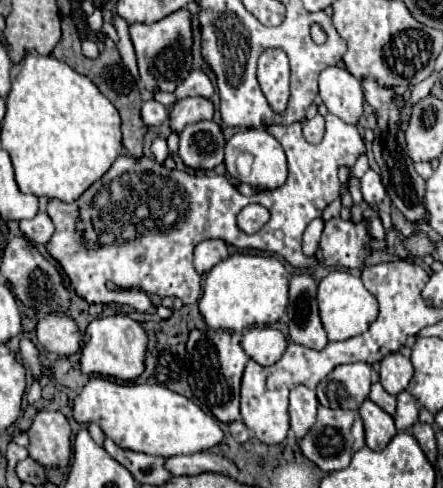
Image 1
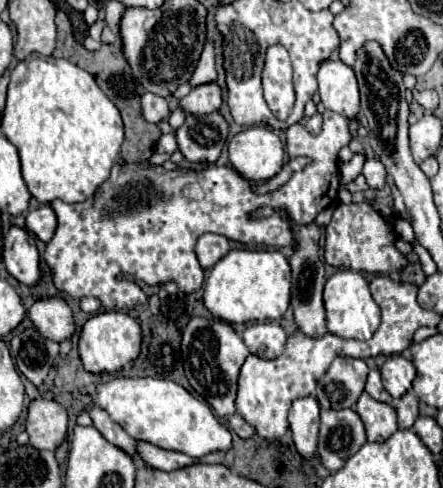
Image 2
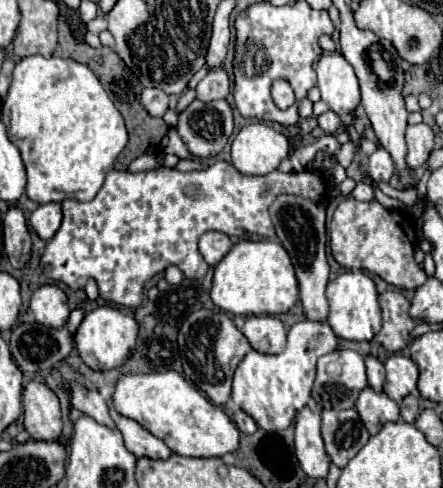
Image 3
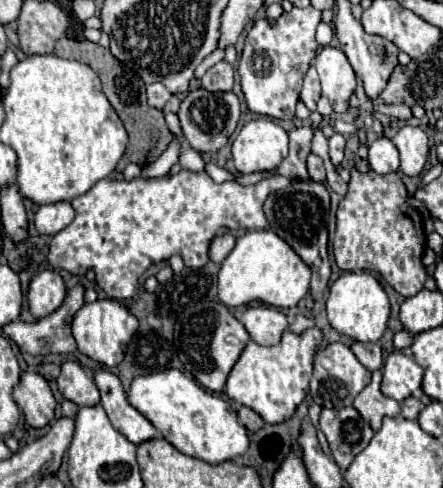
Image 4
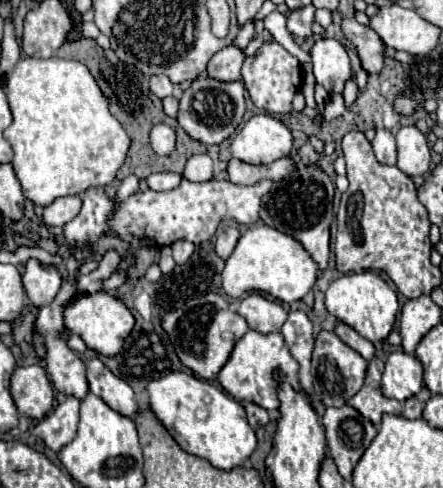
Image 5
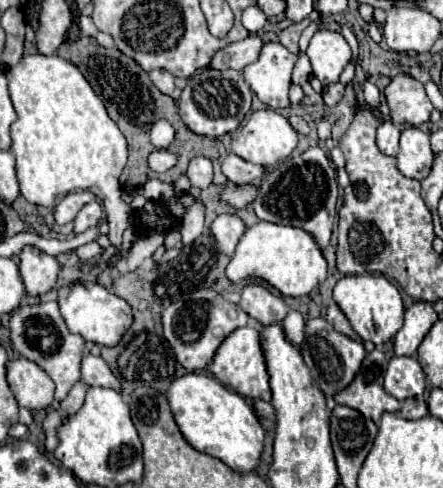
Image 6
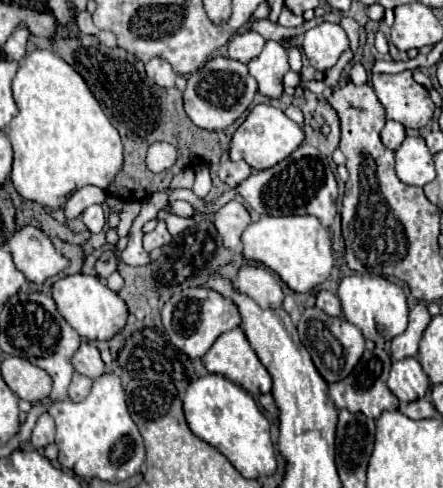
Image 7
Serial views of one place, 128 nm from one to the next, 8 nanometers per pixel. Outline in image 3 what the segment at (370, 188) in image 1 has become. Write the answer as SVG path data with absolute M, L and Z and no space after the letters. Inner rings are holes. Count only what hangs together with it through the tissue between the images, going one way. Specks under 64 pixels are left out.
M378 146L368 158L368 174L378 182L390 182L394 174L394 162L382 146Z

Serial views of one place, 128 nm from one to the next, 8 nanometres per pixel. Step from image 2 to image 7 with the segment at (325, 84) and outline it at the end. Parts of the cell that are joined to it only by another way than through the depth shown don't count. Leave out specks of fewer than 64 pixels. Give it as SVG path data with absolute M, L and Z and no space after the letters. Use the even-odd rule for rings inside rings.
M322 22L304 34L302 48L304 48L310 64L316 70L324 72L324 70L332 68L336 64L338 56L348 48L348 38L340 24Z

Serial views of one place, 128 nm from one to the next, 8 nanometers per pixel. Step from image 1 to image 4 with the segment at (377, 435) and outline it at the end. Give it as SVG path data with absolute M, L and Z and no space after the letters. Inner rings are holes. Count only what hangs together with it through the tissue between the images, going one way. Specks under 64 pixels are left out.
M374 370L370 384L354 400L354 408L372 426L374 432L380 430L384 416L398 416L400 414L400 404L380 392L380 380L382 380L382 372Z

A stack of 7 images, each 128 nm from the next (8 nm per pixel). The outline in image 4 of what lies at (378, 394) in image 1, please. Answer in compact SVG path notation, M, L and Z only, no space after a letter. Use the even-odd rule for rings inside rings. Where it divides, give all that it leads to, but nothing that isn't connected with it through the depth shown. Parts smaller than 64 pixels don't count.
M352 342L350 350L356 354L356 358L368 370L382 368L382 352L380 352L380 346L378 344L372 344L372 342Z

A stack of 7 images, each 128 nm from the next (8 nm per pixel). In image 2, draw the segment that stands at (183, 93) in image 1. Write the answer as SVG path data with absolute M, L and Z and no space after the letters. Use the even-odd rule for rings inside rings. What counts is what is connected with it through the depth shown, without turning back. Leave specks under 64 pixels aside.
M212 40L204 46L204 52L200 56L200 62L198 62L190 82L192 82L192 86L198 86L198 84L206 84L208 80L216 80L216 60L214 60L214 42Z

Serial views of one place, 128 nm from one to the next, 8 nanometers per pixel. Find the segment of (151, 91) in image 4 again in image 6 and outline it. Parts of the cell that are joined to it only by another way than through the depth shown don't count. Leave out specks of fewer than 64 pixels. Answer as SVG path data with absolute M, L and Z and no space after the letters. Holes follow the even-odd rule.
M152 70L150 72L150 80L156 84L156 88L160 88L164 94L172 94L174 90L174 76L168 70Z

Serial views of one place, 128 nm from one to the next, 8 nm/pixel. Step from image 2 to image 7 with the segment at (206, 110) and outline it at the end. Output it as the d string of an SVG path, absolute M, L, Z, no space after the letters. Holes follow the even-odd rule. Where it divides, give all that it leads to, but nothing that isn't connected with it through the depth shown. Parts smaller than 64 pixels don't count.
M244 30L232 36L230 44L228 44L228 58L240 60L240 62L250 62L252 58L256 58L262 48L264 48L266 40L254 32L254 30Z

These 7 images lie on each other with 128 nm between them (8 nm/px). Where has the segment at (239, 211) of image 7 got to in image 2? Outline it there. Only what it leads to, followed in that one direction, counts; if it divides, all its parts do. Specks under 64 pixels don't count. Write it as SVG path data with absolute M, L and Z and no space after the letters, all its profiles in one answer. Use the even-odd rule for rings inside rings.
M202 234L196 244L196 256L202 268L212 268L228 250L230 250L228 238L220 234Z

